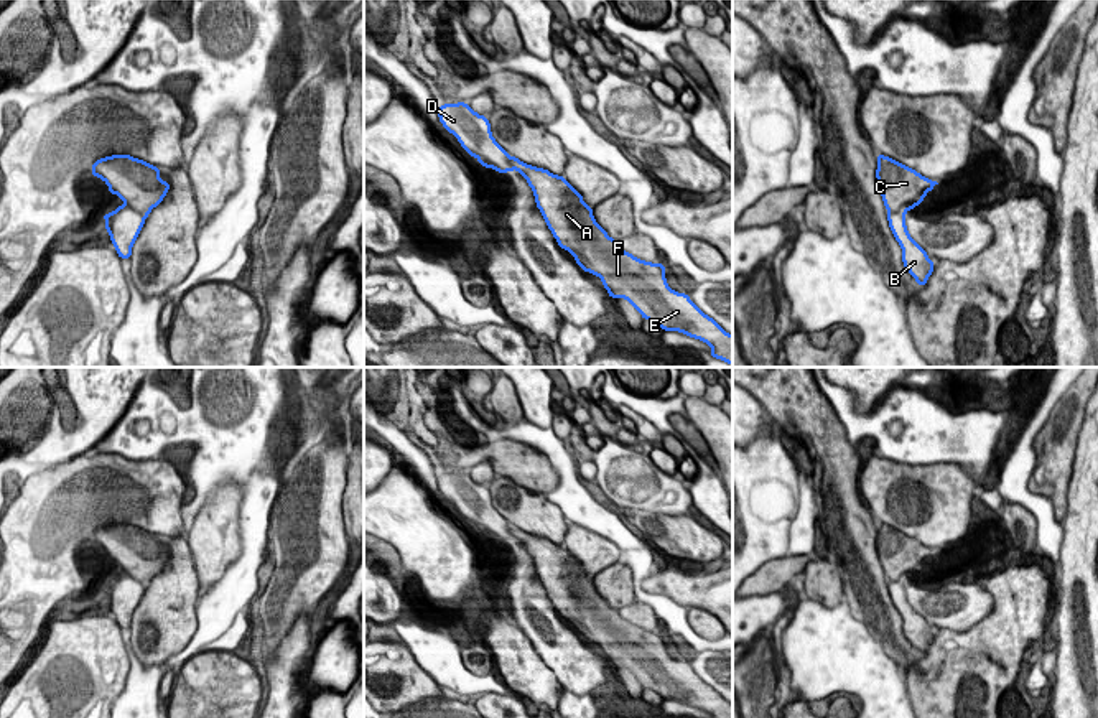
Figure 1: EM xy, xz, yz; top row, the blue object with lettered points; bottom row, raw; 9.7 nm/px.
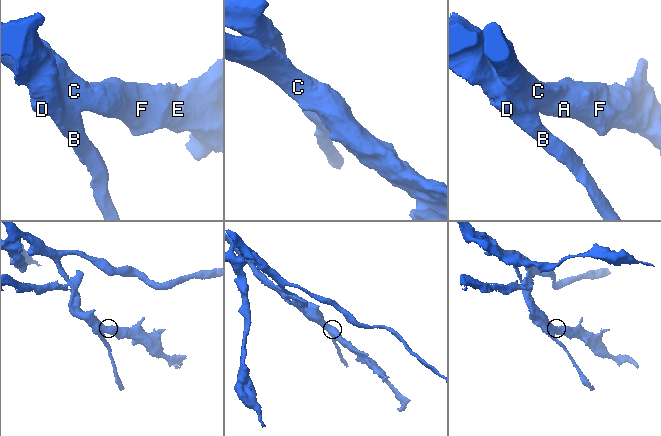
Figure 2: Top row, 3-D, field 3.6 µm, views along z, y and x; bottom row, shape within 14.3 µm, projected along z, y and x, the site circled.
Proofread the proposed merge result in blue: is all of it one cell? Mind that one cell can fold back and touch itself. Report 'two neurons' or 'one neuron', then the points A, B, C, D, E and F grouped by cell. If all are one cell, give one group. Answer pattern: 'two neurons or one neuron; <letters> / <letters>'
two neurons; A C E F / B D

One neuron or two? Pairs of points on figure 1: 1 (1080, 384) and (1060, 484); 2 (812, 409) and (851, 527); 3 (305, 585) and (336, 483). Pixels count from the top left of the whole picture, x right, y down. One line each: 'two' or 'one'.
1: one
2: one
3: one

